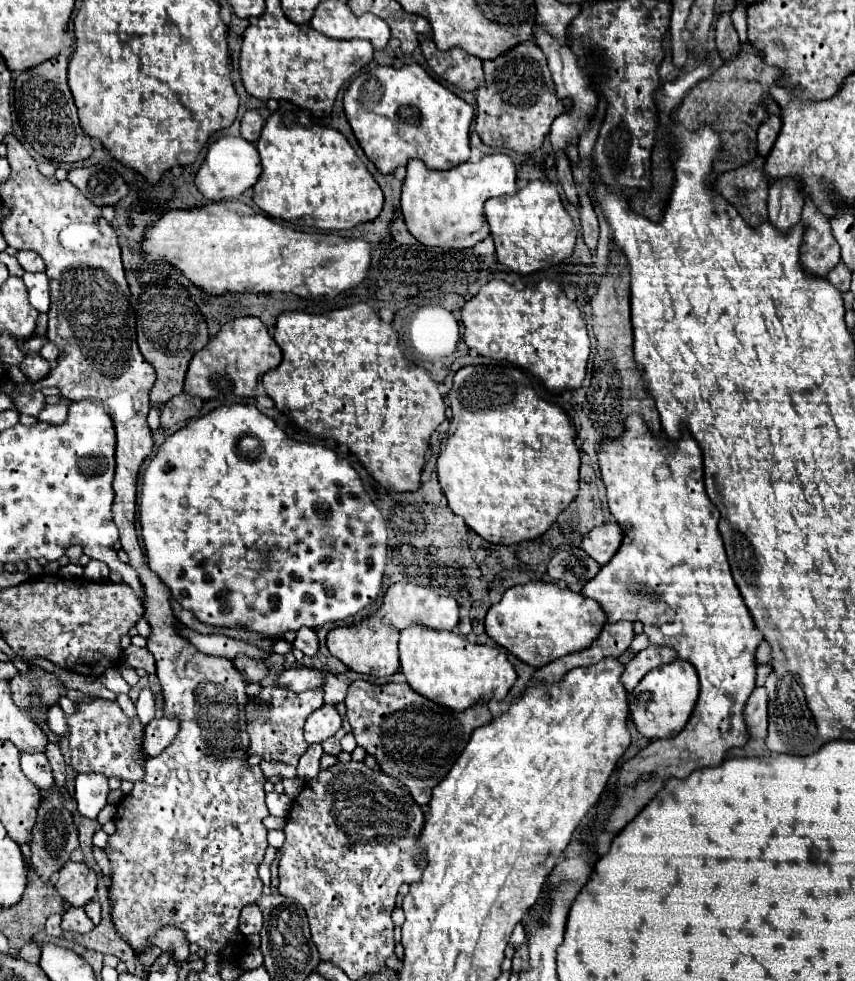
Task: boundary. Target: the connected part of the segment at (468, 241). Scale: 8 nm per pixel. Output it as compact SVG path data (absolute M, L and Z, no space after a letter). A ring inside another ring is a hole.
M496 153L486 155L478 163L462 163L448 171L428 169L420 159L412 159L406 165L408 173L402 185L402 213L408 231L426 247L442 247L442 249L468 249L474 247L478 241L490 235L490 227L482 213L482 205L490 197L502 197L516 193L516 167L508 155Z

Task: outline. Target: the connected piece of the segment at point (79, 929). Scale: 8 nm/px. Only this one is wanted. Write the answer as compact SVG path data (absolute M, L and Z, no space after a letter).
M70 907L68 913L62 915L62 929L74 933L88 933L94 929L94 925L82 907Z

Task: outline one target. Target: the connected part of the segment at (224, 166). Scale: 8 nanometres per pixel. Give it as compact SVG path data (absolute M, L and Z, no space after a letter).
M220 137L214 141L206 153L206 159L196 175L196 187L198 191L210 199L210 201L222 201L222 199L234 199L242 195L246 189L254 187L254 183L260 177L260 157L256 147L250 141L244 141L242 137Z

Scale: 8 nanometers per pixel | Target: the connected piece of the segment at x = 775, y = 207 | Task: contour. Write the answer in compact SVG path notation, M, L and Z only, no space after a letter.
M782 179L770 185L768 215L770 215L770 223L778 231L788 233L800 221L802 205L804 205L804 197L794 179Z

